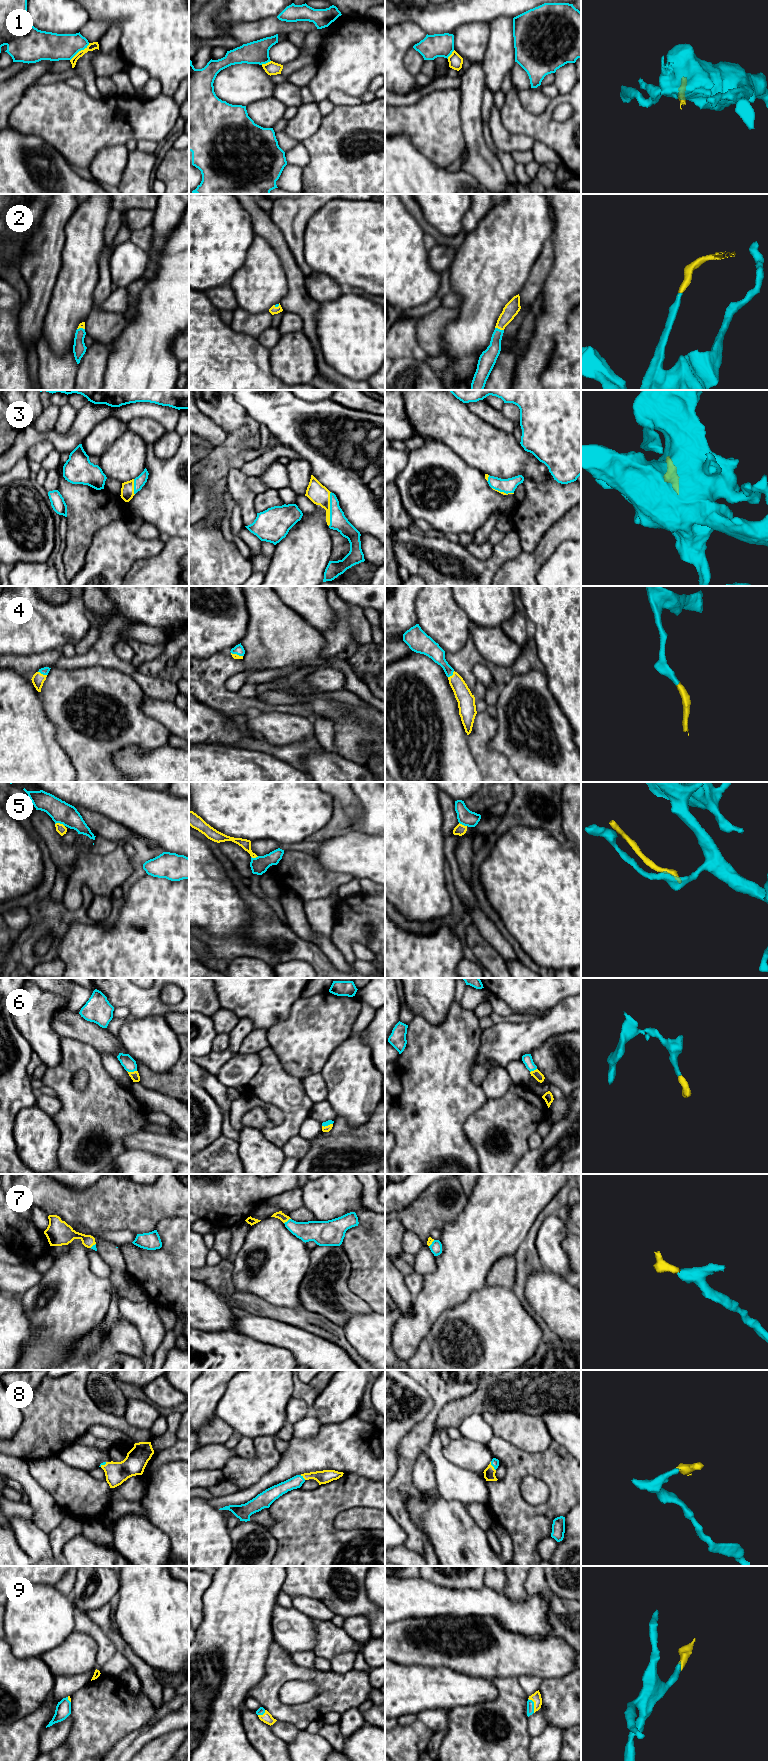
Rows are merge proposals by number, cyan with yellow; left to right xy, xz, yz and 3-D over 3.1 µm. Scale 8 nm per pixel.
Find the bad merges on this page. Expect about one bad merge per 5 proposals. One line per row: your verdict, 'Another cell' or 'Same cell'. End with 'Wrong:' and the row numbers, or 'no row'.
1: Another cell
2: Same cell
3: Same cell
4: Same cell
5: Another cell
6: Same cell
7: Same cell
8: Same cell
9: Same cell
Wrong: 1, 5

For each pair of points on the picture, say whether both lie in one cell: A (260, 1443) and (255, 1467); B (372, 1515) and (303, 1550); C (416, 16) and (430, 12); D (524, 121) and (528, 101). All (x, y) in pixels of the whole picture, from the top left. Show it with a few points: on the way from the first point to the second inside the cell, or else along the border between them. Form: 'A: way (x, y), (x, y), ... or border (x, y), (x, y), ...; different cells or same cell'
A: way (260, 1449), (260, 1461); same cell
B: border (333, 1520), (333, 1525), (337, 1529), (368, 1529); different cells
C: way (419, 16), (427, 15); same cell
D: border (519, 90), (527, 110), (541, 113), (548, 106); different cells

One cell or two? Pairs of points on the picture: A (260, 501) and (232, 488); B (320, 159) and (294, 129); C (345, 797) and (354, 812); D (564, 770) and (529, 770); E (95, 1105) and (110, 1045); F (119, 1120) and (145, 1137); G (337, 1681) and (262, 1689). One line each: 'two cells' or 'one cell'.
A: two cells
B: two cells
C: one cell
D: one cell
E: two cells
F: two cells
G: one cell

